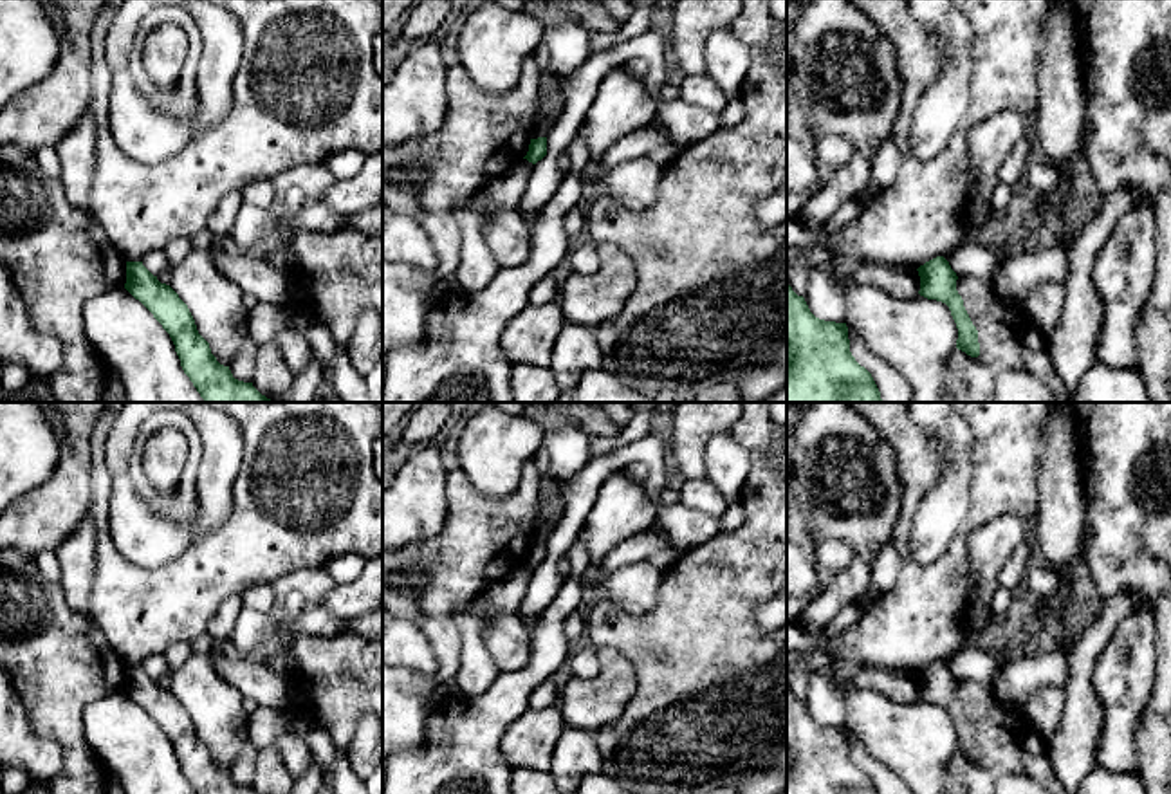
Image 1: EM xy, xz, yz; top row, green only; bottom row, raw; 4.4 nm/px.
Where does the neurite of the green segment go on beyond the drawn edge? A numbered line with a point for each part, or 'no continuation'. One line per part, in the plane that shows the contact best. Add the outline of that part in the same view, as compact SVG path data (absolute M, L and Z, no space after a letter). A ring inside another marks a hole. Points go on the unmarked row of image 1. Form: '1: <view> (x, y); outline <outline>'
no continuation

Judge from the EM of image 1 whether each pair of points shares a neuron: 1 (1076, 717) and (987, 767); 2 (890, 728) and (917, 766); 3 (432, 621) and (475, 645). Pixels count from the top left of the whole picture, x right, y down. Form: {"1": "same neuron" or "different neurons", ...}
{"1": "different neurons", "2": "same neuron", "3": "different neurons"}

